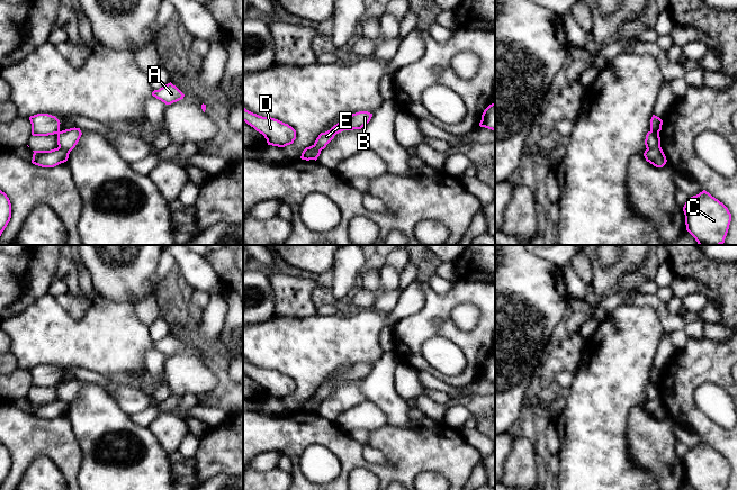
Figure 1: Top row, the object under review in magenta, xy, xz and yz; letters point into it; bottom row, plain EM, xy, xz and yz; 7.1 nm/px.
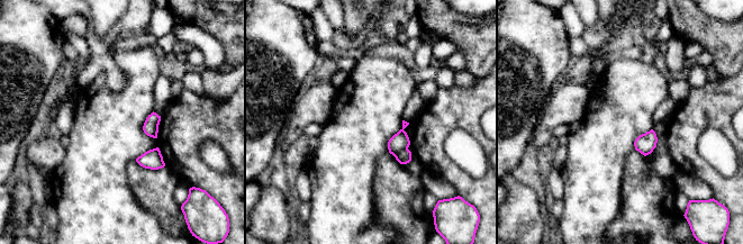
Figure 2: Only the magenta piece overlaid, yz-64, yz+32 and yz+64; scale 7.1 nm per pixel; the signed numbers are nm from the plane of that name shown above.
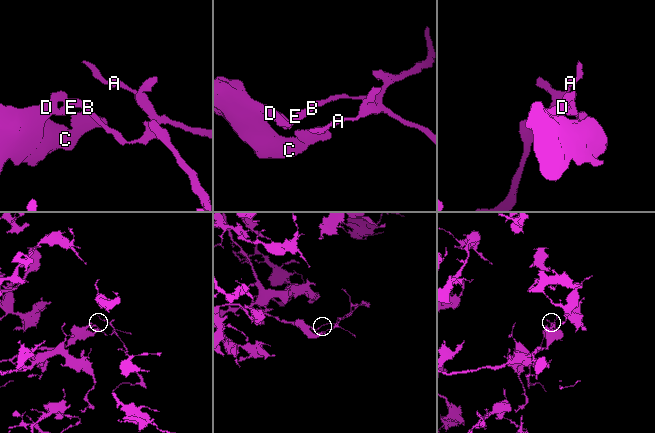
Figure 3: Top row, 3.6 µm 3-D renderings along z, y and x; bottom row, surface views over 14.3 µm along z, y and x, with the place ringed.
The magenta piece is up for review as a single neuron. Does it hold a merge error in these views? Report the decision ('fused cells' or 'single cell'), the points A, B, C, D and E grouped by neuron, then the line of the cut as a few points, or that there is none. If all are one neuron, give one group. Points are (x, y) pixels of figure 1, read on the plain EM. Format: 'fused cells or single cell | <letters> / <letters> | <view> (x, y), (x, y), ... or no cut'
fused cells | A B E / C D | yz (659, 397), (647, 401)

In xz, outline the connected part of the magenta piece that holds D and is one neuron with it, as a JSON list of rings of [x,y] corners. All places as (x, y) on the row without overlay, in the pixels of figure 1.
[[[243,360],[243,373],[262,385],[268,397],[285,399],[296,391],[296,382],[278,371],[262,369]]]

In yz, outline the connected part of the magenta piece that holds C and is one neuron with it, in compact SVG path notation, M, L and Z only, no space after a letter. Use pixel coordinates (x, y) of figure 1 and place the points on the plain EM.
M705 442L689 450L683 463L686 482L694 490L726 490L731 465Z

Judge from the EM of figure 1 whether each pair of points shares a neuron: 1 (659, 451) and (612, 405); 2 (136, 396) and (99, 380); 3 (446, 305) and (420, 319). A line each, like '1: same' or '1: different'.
1: different
2: same
3: same

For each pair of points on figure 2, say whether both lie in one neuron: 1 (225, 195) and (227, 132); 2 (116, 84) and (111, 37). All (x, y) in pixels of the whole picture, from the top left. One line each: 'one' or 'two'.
1: one
2: one

